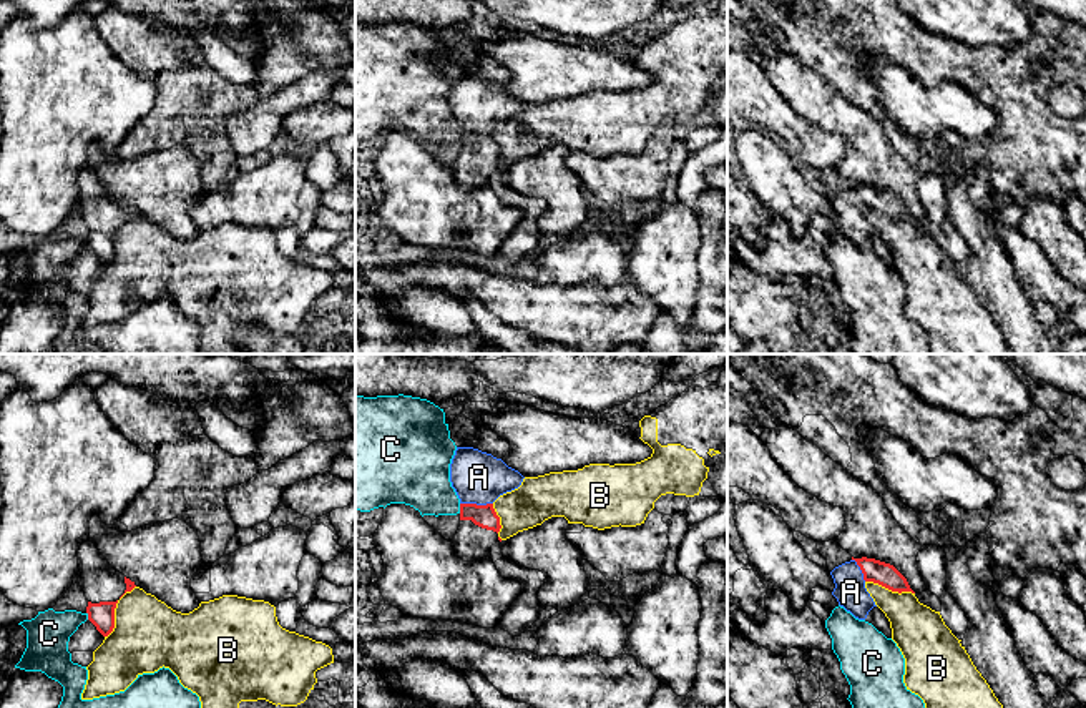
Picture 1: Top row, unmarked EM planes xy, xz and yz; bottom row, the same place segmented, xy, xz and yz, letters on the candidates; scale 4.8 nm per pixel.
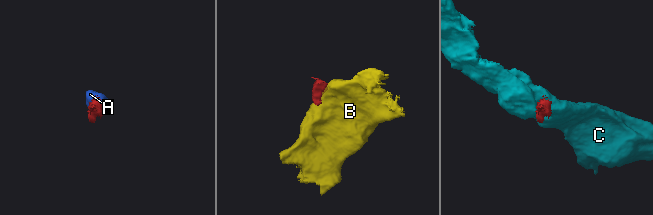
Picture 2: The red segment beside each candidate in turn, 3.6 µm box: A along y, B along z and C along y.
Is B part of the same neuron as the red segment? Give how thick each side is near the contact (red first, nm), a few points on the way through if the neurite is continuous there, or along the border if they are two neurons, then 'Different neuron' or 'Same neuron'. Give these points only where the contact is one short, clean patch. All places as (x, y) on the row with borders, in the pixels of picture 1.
Thickness 120 nm (red) against 340 nm. Boundary: xy (135, 585), (118, 600), (115, 627), (105, 637). Different neuron

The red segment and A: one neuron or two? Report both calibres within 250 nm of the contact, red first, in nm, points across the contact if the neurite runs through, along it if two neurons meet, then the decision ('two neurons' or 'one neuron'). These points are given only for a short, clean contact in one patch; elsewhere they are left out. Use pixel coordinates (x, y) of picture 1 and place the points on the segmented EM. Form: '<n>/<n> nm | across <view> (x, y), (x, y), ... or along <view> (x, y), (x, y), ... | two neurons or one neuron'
110/260 nm | across xz (484, 516), (475, 504), (479, 477) | one neuron

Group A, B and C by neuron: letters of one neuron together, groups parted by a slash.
A / B / C

